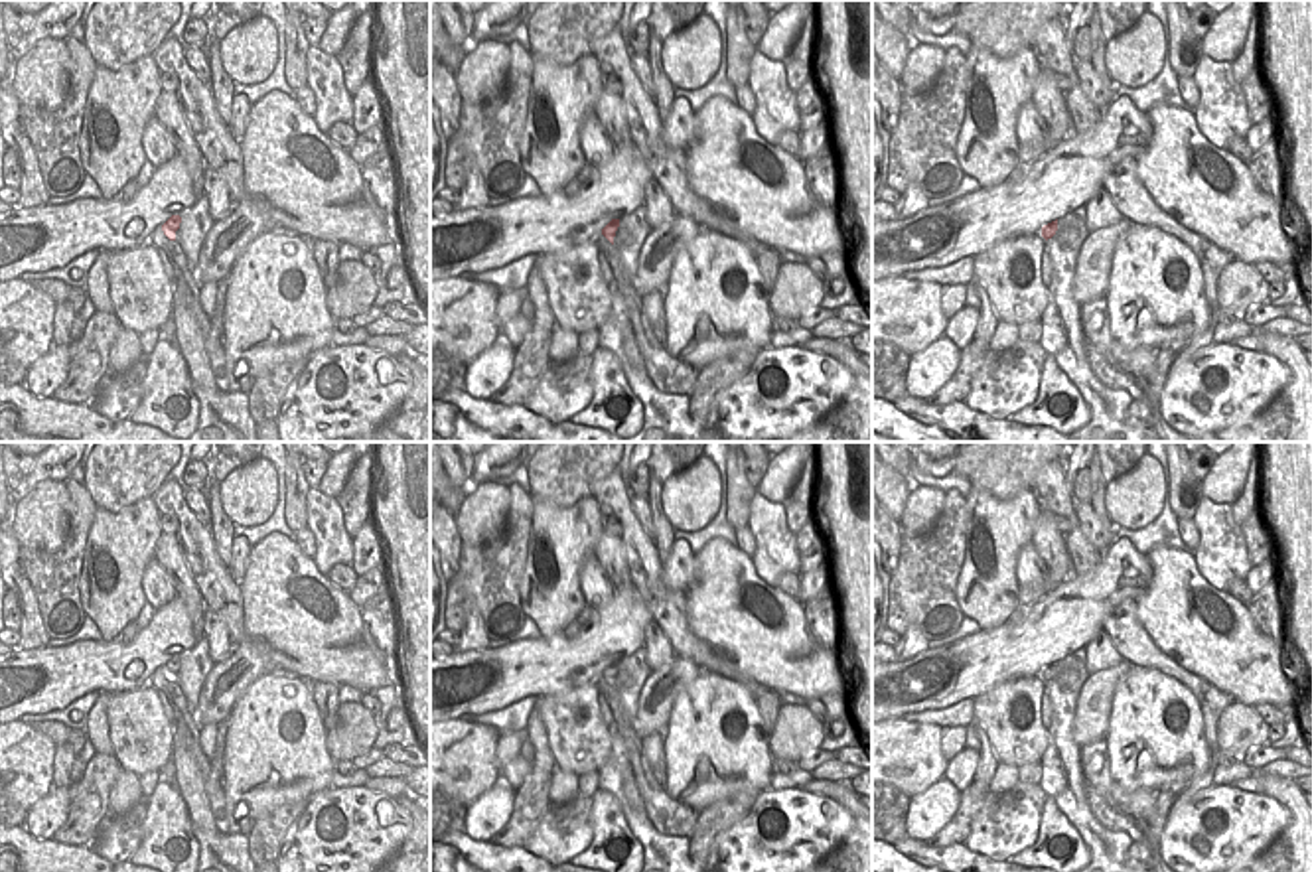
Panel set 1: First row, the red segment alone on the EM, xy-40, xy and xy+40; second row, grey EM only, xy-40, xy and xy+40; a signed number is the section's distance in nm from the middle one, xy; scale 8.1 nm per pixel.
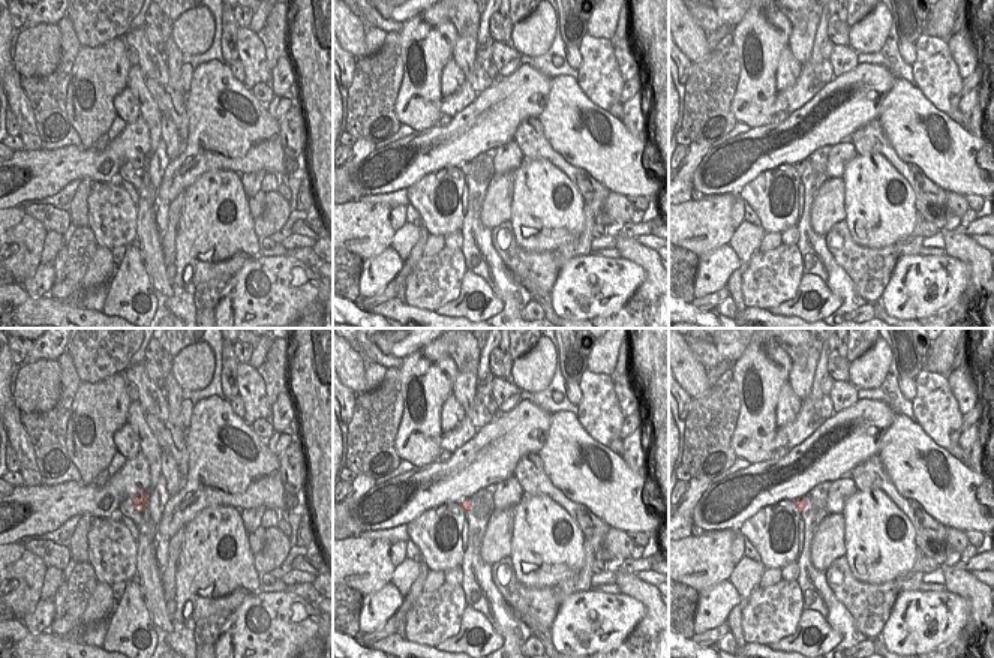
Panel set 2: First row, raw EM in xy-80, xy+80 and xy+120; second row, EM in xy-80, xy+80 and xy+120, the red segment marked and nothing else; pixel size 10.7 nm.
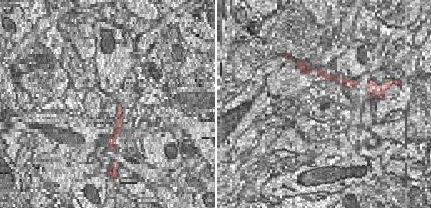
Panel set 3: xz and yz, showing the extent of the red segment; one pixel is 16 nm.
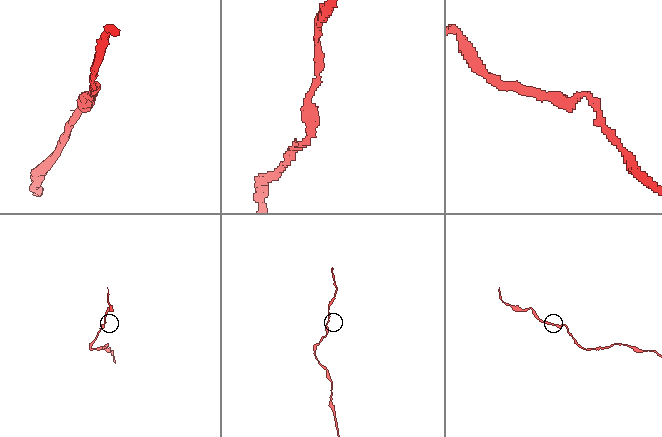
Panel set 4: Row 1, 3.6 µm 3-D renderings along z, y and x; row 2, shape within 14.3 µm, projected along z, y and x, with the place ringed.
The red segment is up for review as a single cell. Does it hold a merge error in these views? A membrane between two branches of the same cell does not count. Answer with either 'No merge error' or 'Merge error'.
No merge error

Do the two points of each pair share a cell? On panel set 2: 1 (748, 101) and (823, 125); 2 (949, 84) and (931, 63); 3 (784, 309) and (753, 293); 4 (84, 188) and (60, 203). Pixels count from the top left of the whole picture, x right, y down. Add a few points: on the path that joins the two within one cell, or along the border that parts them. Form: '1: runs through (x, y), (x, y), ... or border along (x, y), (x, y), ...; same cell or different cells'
1: border along (769, 123), (751, 129); different cells
2: runs through (945, 80), (934, 68); same cell
3: border along (801, 281), (790, 299), (766, 309); different cells
4: border along (81, 180), (68, 210); different cells

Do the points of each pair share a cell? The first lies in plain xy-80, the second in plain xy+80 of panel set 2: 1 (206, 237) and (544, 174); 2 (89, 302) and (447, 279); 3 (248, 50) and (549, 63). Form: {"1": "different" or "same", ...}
{"1": "same", "2": "same", "3": "different"}

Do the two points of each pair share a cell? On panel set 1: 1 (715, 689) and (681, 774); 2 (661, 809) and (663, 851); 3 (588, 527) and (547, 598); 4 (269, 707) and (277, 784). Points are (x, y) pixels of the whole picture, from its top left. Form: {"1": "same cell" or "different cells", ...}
{"1": "same cell", "2": "different cells", "3": "same cell", "4": "same cell"}

